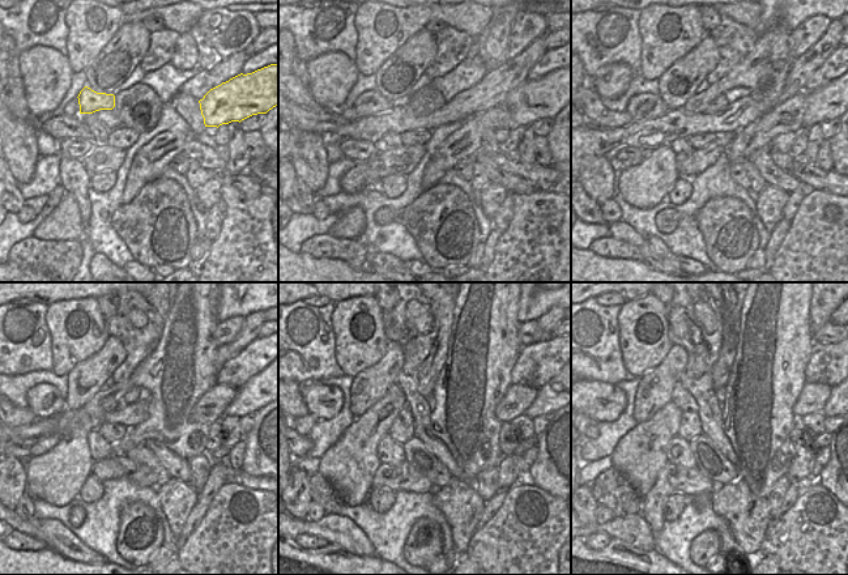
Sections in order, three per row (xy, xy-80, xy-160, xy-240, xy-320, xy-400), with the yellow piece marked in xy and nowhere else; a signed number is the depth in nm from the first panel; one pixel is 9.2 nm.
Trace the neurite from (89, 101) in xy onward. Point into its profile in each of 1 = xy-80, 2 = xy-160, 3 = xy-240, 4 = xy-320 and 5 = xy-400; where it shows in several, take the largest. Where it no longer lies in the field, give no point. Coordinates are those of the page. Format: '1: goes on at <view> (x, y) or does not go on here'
1: goes on at xy-80 (371, 102)
2: goes on at xy-160 (646, 106)
3: goes on at xy-240 (43, 400)
4: goes on at xy-320 (324, 403)
5: goes on at xy-400 (601, 401)

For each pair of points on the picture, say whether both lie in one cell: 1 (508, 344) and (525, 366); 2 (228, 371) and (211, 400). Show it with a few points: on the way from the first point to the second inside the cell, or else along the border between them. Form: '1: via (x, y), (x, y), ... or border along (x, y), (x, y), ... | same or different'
1: border along (523, 346), (510, 374), (511, 382) | different
2: border along (217, 382), (238, 388) | different

